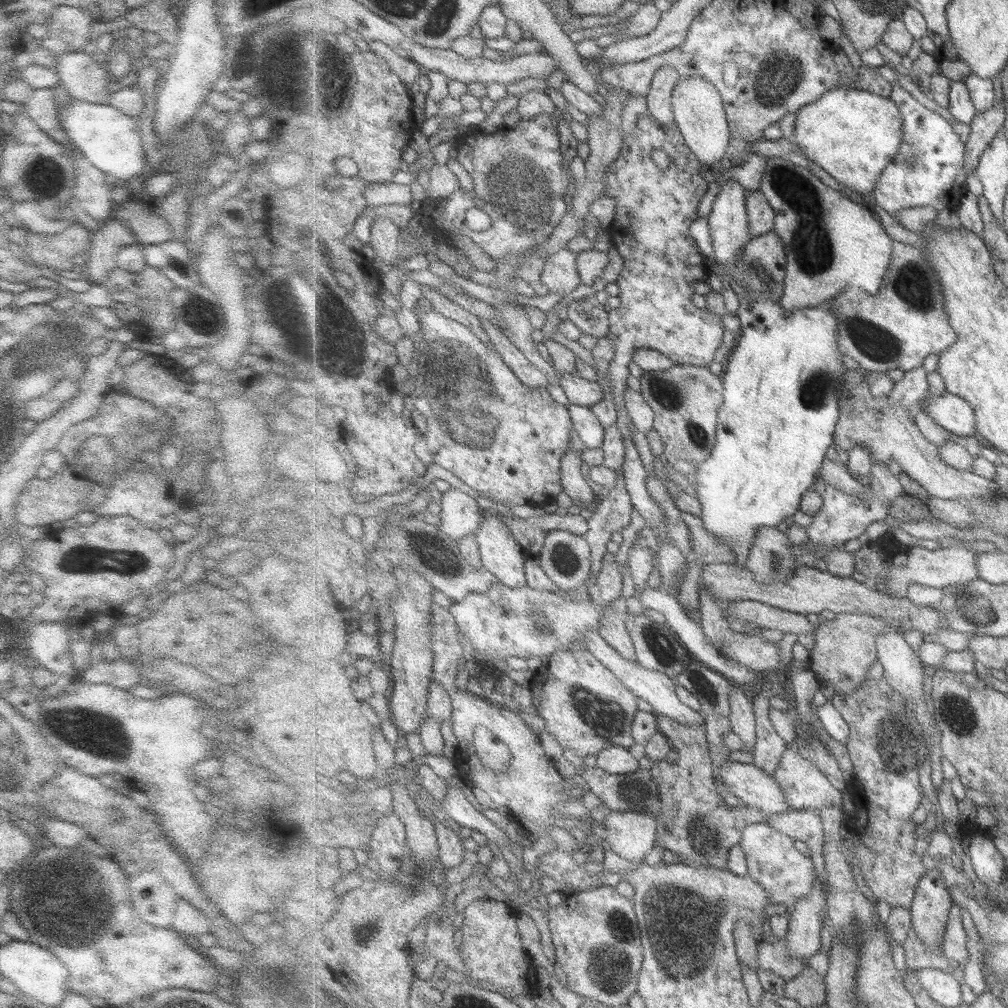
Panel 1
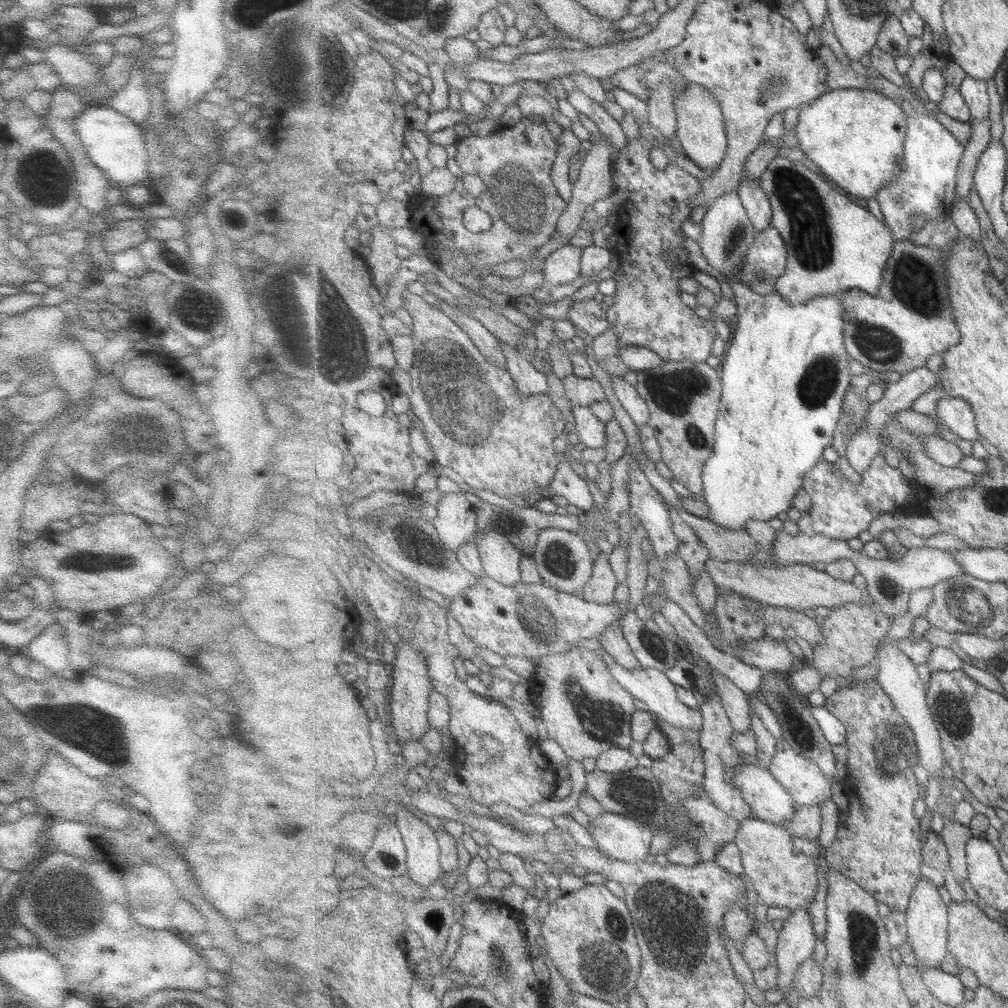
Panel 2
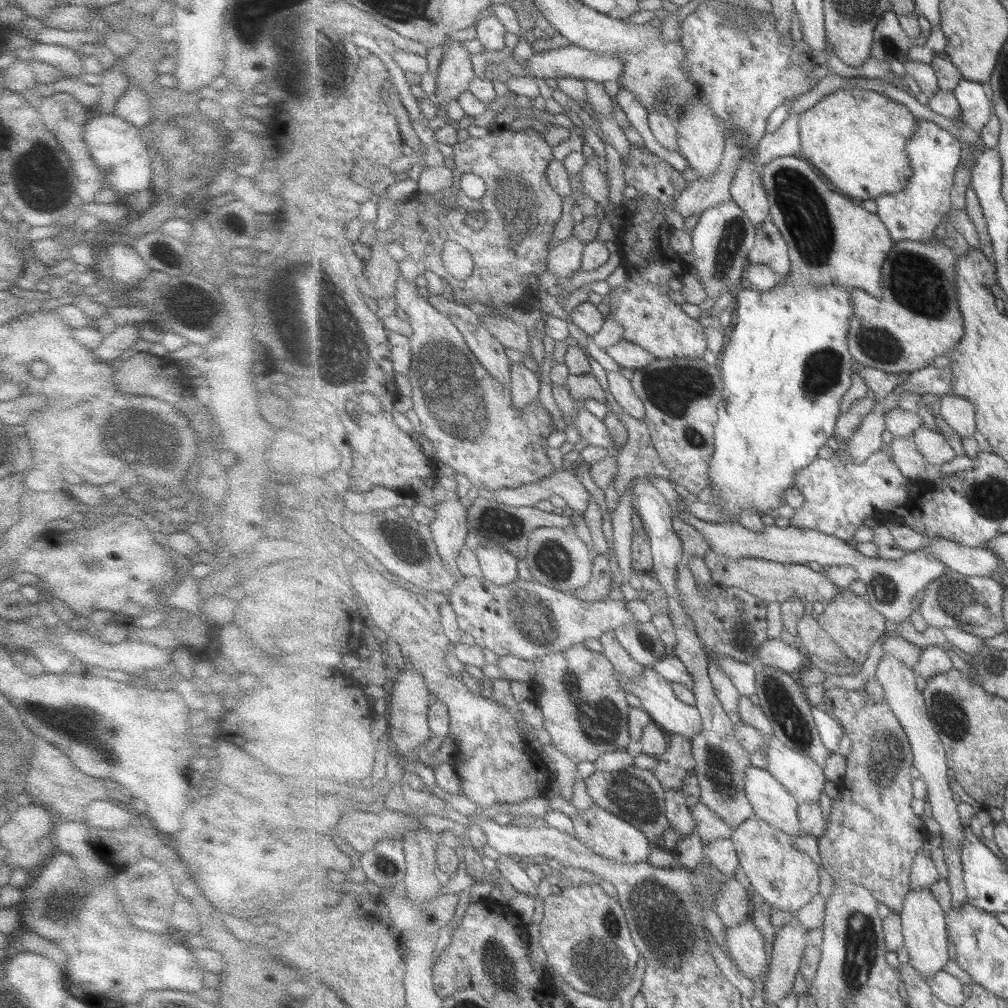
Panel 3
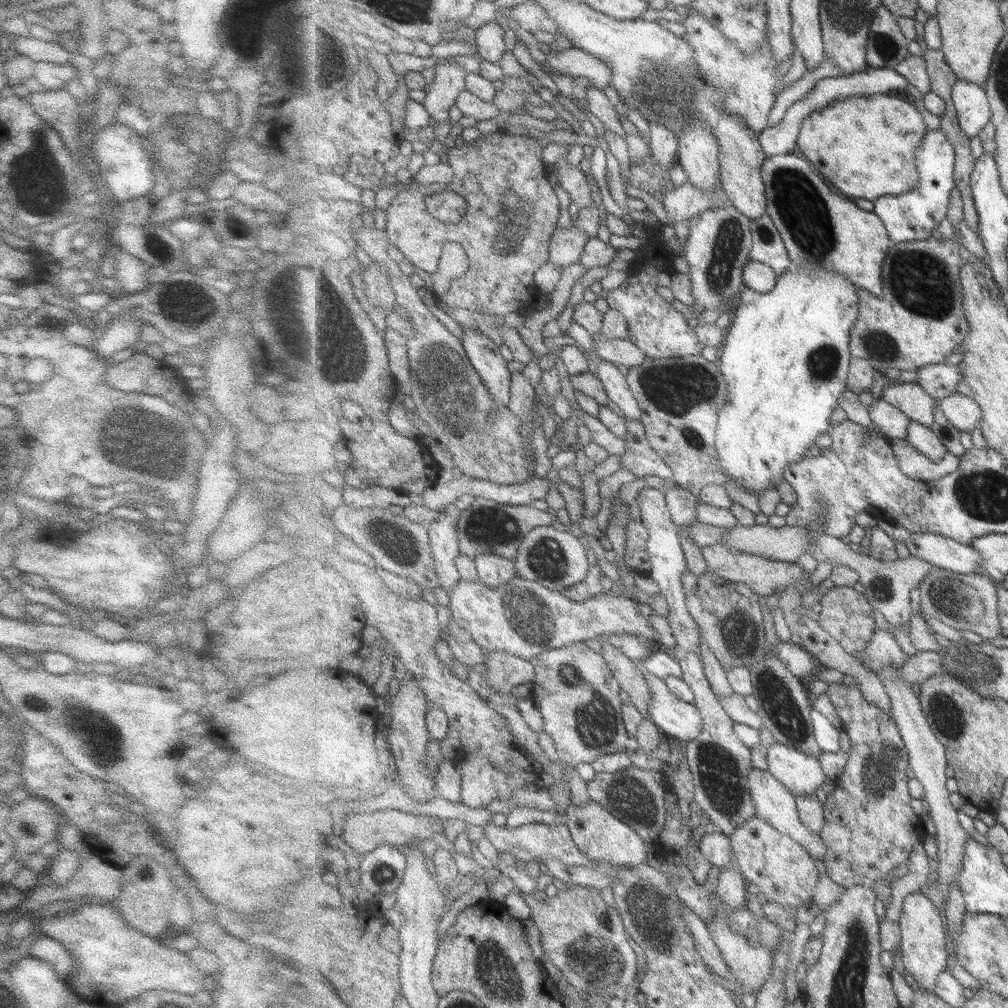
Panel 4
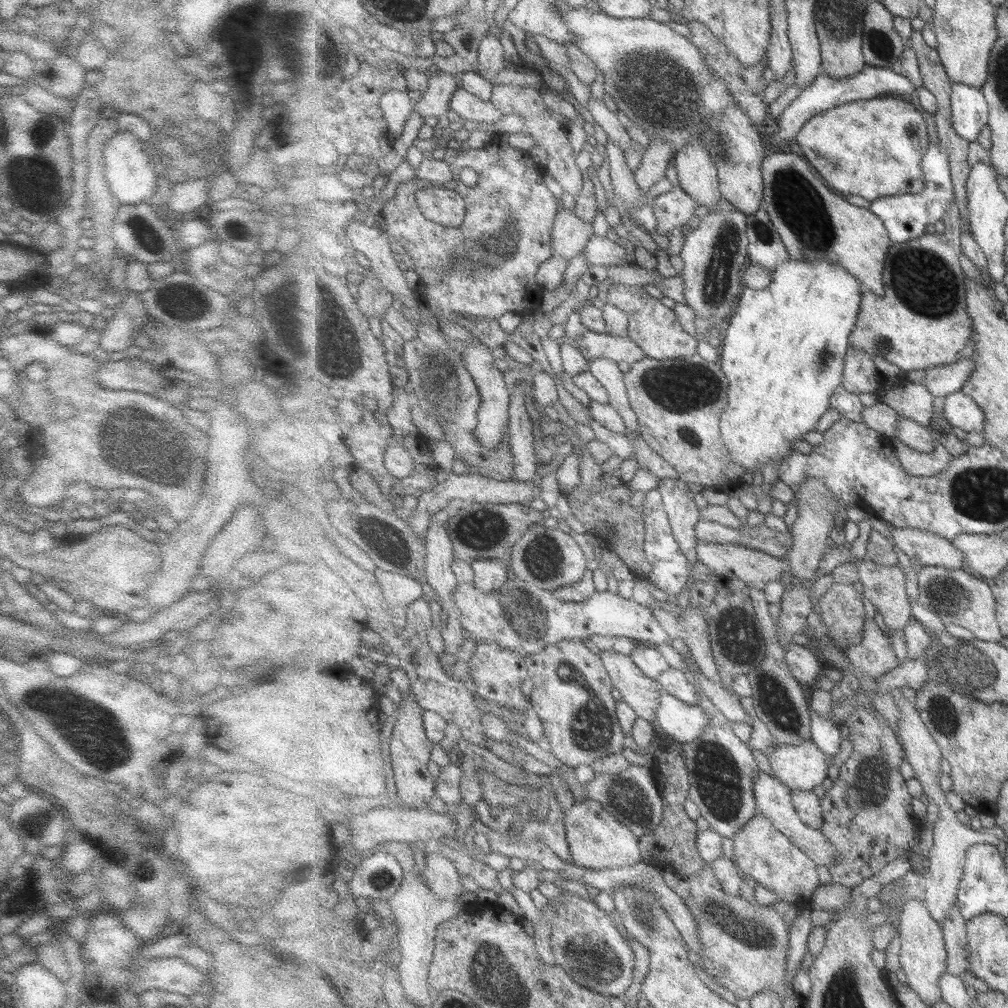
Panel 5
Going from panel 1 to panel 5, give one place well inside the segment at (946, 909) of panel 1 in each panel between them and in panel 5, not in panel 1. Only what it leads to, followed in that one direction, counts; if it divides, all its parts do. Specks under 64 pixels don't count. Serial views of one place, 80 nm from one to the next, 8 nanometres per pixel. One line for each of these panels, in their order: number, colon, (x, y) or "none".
2: (928, 916)
3: (925, 929)
4: (924, 937)
5: (923, 959)

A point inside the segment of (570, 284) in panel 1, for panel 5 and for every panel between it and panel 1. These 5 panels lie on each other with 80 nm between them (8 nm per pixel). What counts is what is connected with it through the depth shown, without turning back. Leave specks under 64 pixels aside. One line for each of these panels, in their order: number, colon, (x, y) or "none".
2: (564, 265)
3: (565, 259)
4: (567, 245)
5: (571, 234)

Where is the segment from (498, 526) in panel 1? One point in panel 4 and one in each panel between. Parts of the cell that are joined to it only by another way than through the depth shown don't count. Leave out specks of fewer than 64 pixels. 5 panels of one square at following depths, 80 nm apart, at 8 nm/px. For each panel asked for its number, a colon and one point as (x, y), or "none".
2: (502, 561)
3: (499, 566)
4: (494, 571)

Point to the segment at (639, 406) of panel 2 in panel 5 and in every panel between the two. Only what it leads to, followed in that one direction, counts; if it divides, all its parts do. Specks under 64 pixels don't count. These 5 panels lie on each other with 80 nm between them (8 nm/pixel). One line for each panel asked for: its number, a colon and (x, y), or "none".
3: (622, 389)
4: (616, 384)
5: (607, 371)

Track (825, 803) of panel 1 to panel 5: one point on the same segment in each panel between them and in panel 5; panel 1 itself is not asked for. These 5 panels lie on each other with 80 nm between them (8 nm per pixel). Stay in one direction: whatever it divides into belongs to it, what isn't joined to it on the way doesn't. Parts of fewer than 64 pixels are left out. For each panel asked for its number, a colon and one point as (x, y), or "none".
2: (804, 780)
3: (800, 774)
4: (801, 772)
5: (801, 767)

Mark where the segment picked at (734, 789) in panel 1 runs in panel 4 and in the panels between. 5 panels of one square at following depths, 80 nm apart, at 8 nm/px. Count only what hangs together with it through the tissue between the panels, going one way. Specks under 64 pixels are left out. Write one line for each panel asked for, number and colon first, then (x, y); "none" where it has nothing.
2: (768, 798)
3: (772, 802)
4: (774, 802)

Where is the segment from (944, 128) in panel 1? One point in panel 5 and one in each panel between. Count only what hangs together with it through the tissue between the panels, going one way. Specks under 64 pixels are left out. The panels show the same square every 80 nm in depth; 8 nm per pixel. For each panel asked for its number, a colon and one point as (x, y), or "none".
2: (927, 184)
3: (912, 214)
4: (912, 216)
5: (907, 217)

